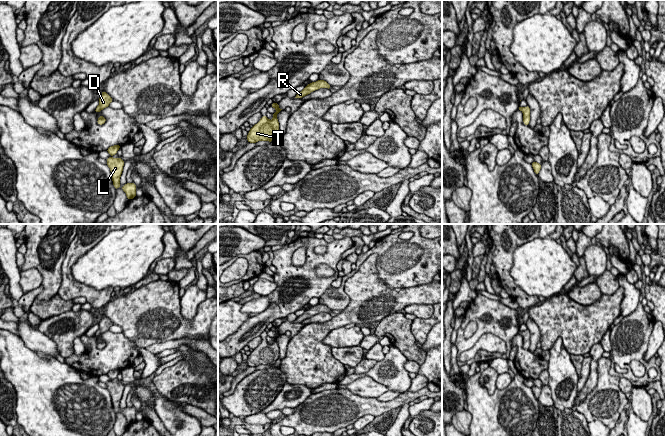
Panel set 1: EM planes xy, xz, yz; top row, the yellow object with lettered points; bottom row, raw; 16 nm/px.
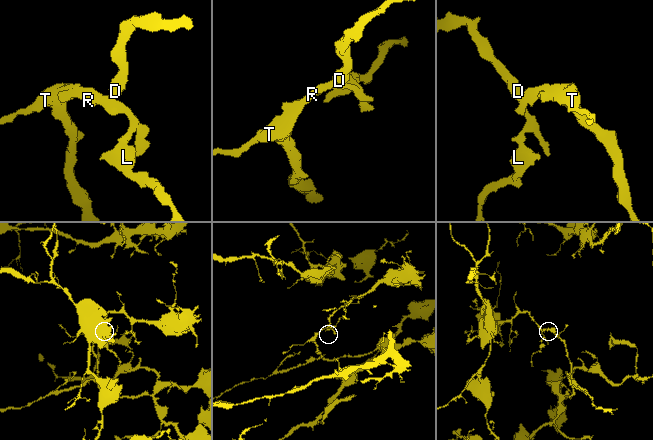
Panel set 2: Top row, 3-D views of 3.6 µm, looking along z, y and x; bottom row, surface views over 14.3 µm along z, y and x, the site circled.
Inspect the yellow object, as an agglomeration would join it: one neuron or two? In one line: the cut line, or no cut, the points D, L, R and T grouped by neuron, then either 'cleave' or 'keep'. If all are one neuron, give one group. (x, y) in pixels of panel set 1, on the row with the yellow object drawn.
no cut | D L R T | keep

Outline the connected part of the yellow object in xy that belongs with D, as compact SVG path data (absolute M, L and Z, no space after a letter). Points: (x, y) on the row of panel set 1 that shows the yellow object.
M102 91L102 94L98 100L99 100L99 105L94 111L97 113L103 110L104 108L108 107L109 104L113 101L113 99L104 91Z

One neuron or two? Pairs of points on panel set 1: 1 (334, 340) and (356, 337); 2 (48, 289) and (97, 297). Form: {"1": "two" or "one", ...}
{"1": "one", "2": "two"}

